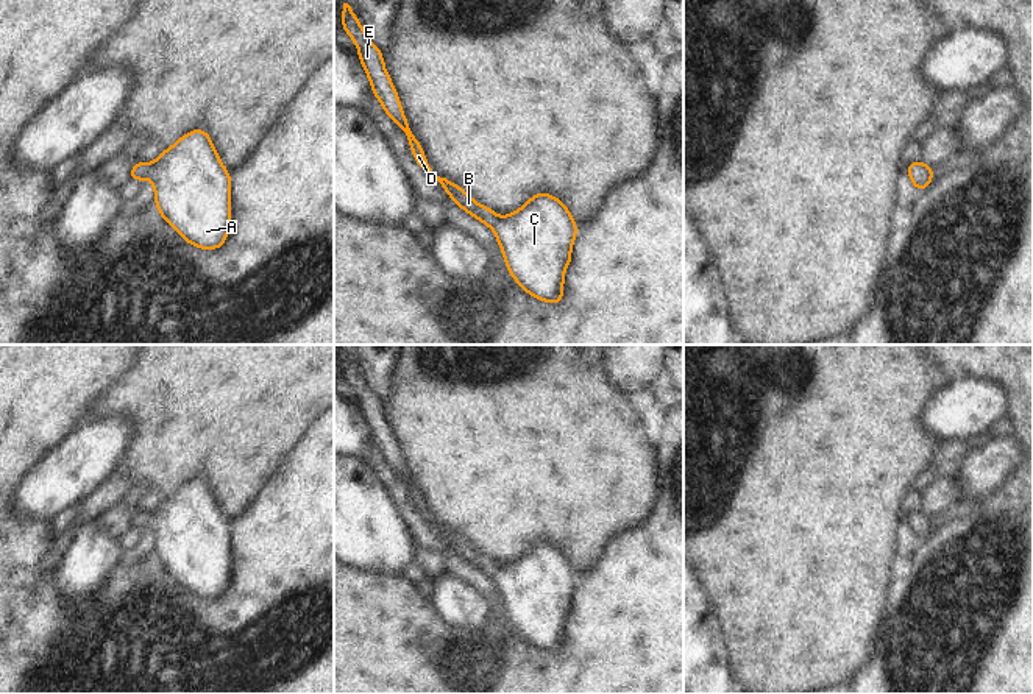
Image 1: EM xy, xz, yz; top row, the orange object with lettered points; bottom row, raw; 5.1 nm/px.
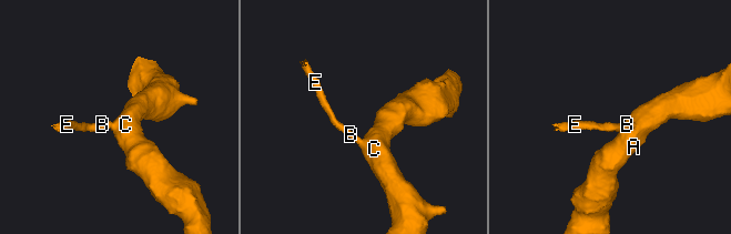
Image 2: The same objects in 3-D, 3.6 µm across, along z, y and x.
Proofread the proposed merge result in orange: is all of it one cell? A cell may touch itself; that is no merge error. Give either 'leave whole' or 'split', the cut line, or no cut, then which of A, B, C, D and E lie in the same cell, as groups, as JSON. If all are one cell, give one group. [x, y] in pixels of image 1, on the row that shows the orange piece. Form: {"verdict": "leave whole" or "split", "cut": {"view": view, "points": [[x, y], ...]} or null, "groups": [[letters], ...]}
{"verdict": "leave whole", "cut": null, "groups": [["A", "B", "C", "D", "E"]]}

